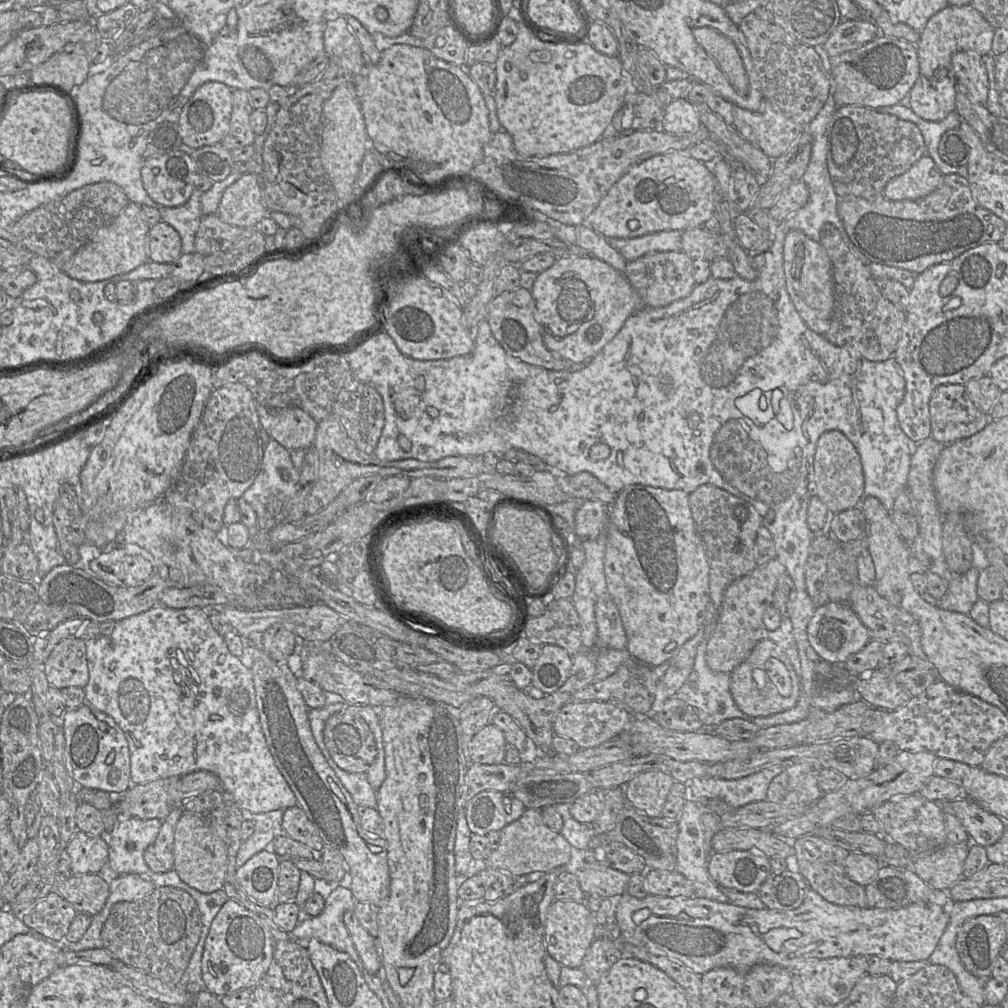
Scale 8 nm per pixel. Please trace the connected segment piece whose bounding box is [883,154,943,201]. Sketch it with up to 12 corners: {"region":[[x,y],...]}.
{"region":[[923,155],[890,180],[890,200],[915,200],[933,192],[942,177]]}

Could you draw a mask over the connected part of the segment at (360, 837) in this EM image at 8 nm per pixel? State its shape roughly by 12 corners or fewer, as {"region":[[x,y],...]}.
{"region":[[247,639],[259,719],[297,806],[357,902],[390,893],[386,841],[317,747],[287,662]]}

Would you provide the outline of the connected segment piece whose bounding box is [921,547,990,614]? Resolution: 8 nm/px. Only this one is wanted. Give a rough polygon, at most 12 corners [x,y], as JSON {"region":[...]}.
{"region":[[977,550],[963,574],[950,574],[948,591],[936,599],[921,596],[938,608],[969,614],[979,599],[979,573],[990,563]]}

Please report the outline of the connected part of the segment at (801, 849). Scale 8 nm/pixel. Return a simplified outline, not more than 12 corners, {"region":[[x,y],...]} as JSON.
{"region":[[823,838],[792,841],[792,866],[830,903],[866,908],[847,875],[848,851]]}

